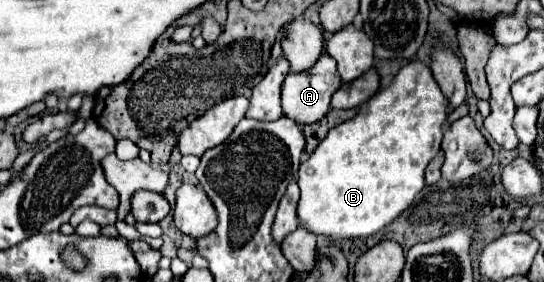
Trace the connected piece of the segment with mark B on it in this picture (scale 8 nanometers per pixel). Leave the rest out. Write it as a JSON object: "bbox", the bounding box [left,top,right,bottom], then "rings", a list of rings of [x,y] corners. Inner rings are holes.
{"bbox":[298,61,448,241],"rings":[[[410,61],[406,67],[402,67],[398,71],[398,75],[394,77],[394,81],[382,89],[382,93],[376,93],[368,103],[364,103],[358,111],[358,115],[354,119],[348,119],[336,127],[332,127],[328,131],[328,137],[324,137],[324,141],[316,147],[316,151],[300,165],[300,175],[298,175],[298,187],[300,187],[300,199],[298,199],[298,221],[300,225],[304,225],[304,229],[308,229],[314,235],[322,235],[328,241],[336,241],[336,239],[360,239],[360,237],[370,237],[374,233],[378,233],[380,229],[388,227],[402,211],[406,211],[414,197],[422,191],[424,187],[424,169],[430,163],[430,159],[440,151],[440,143],[442,143],[442,125],[446,123],[448,117],[448,99],[442,95],[438,83],[434,81],[432,73],[428,71],[428,67],[422,61]]]}

